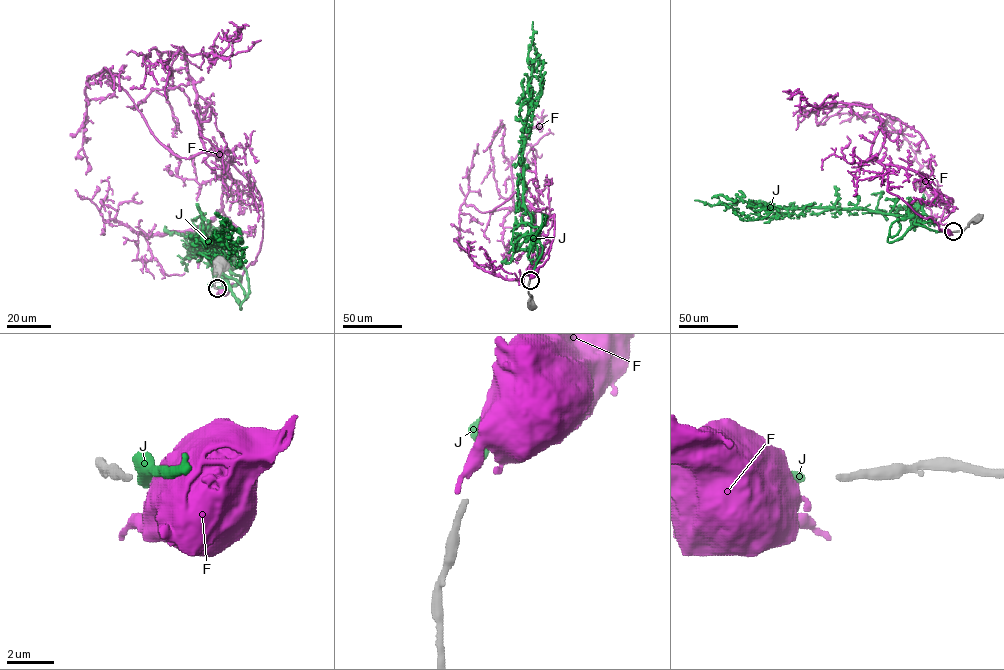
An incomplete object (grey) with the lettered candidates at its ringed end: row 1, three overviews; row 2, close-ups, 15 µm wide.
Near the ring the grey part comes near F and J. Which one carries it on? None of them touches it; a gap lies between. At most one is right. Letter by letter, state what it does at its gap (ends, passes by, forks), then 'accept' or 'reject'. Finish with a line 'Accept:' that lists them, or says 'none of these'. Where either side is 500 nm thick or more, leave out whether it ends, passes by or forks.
F: it ends there; reject
J: it ends there; accept
Accept: J

